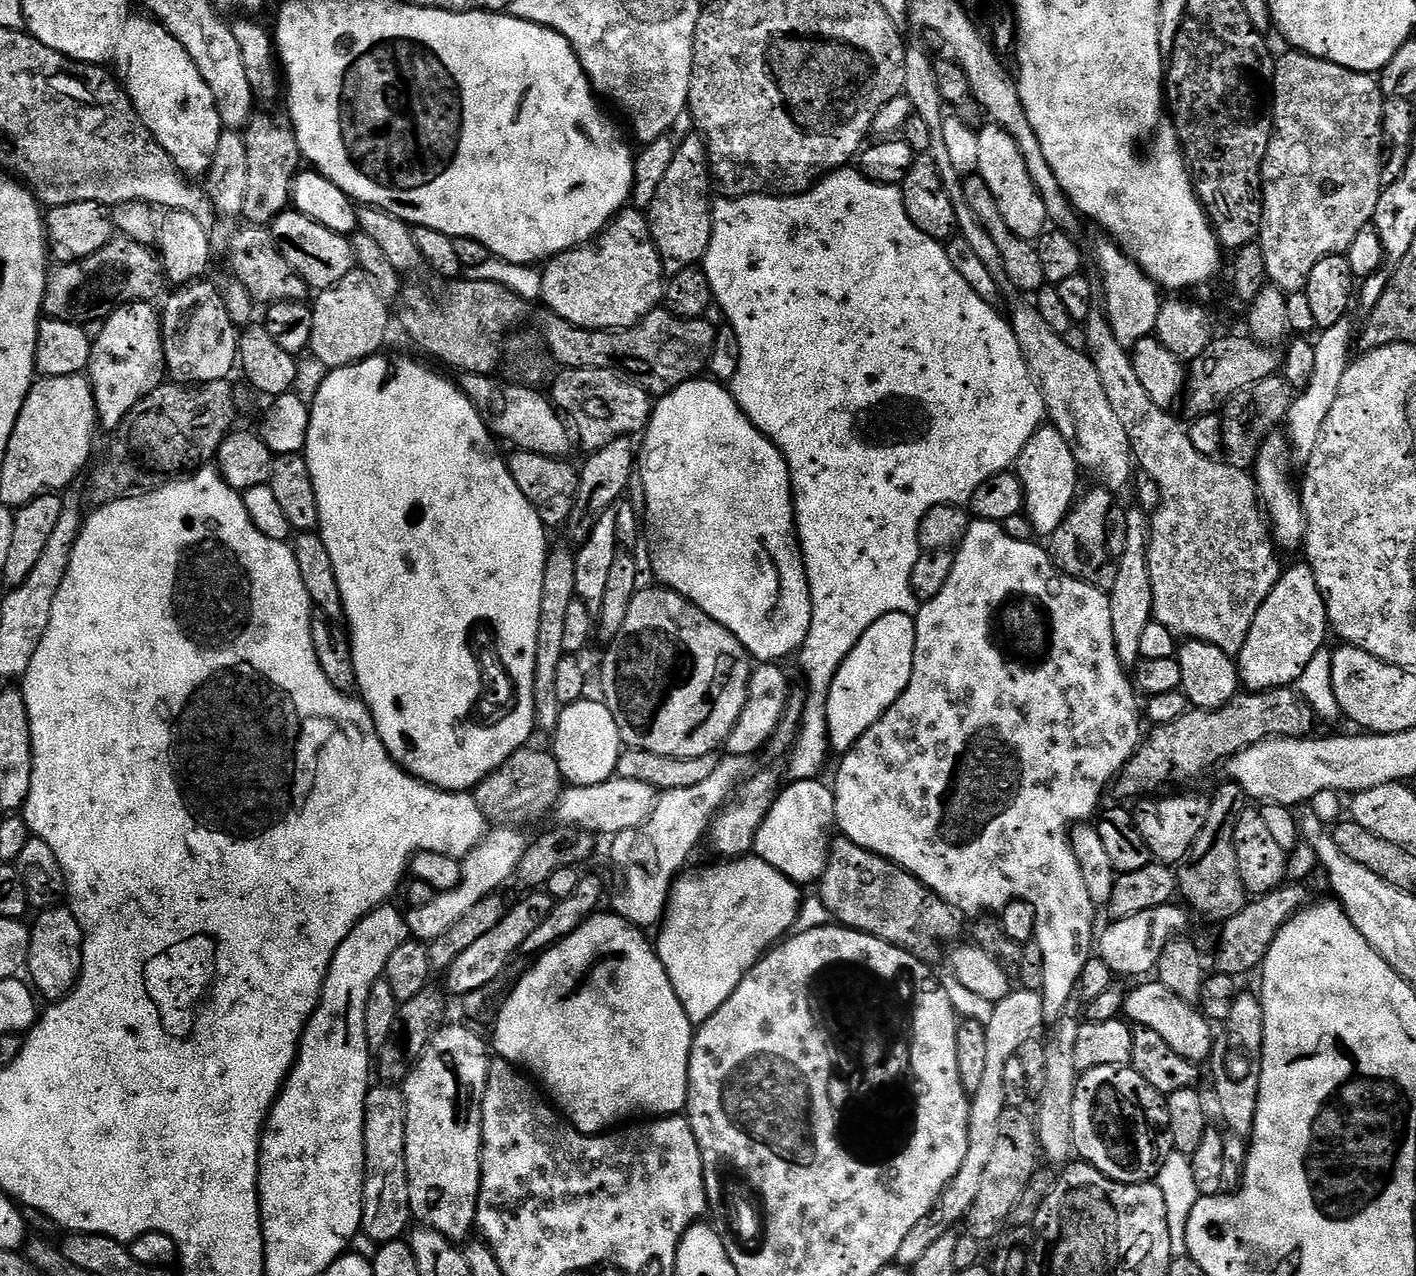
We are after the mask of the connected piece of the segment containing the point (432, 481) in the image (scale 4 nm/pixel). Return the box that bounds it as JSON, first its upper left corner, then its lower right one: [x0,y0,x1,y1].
[302,355,550,794]

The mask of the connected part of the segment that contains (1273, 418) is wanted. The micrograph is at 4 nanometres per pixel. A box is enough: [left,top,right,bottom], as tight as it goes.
[1223,375,1294,469]

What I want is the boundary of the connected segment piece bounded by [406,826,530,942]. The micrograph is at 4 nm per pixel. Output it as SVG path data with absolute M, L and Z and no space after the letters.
M516 826L493 827L480 841L480 845L470 855L463 857L460 865L462 877L460 883L454 888L433 895L432 900L426 906L413 908L407 913L409 933L417 941L431 942L434 938L446 934L446 930L450 930L450 926L454 926L454 922L458 922L458 918L462 918L466 910L478 906L482 898L499 893L500 887L507 880L511 881L515 877L516 868L522 862L522 856L526 854L530 843L529 837L524 837L520 832L523 831Z

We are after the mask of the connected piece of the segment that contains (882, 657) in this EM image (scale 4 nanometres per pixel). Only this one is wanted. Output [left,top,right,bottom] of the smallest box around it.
[825,610,916,754]

